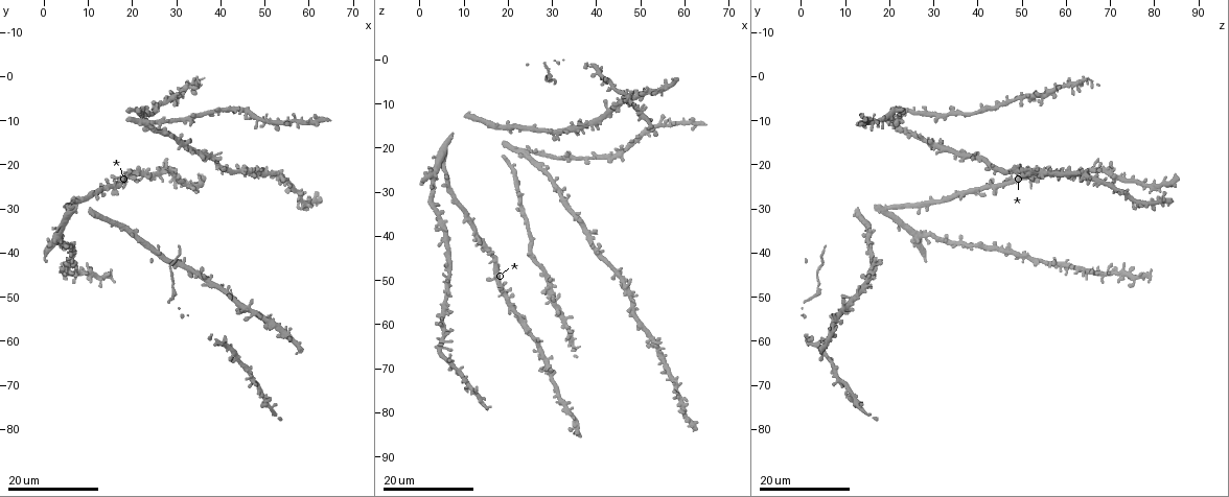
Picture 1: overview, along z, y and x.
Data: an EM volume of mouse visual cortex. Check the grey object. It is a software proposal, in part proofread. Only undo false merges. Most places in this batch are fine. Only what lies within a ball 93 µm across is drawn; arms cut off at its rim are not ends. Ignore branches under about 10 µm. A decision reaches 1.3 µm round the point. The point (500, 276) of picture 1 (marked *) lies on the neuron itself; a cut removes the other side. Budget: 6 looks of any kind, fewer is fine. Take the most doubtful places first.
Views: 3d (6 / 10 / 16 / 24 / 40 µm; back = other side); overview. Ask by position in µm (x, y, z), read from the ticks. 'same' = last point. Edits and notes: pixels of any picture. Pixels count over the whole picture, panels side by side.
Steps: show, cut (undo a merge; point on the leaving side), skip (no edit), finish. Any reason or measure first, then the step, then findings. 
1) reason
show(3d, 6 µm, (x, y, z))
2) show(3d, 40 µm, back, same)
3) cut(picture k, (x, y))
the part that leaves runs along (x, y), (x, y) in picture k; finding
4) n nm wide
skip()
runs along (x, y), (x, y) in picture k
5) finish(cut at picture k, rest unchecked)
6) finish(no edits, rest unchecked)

show(3d, 16 µm, (48.5, 22.0, 57.5))

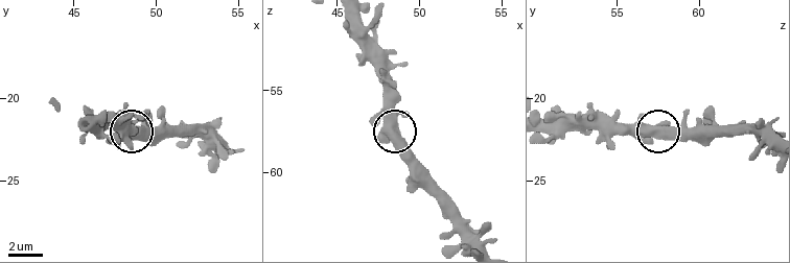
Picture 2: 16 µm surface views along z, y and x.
zoom in
show(3d, 10 µm, (48.8, 22.0, 57.8))

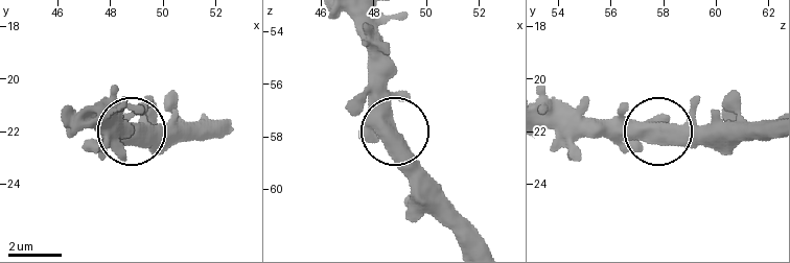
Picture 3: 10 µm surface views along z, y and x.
show(3d, 6 µm, (48.6, 22.1, 57.8))

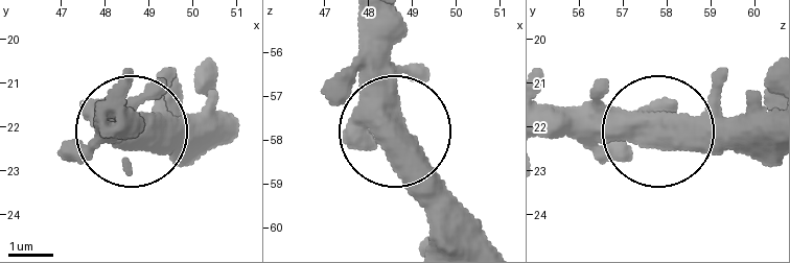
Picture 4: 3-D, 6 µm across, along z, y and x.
skip()
continuous, no second neuron

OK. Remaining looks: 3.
show(3d, 16 µm, (28.5, 20.5, 68.0))

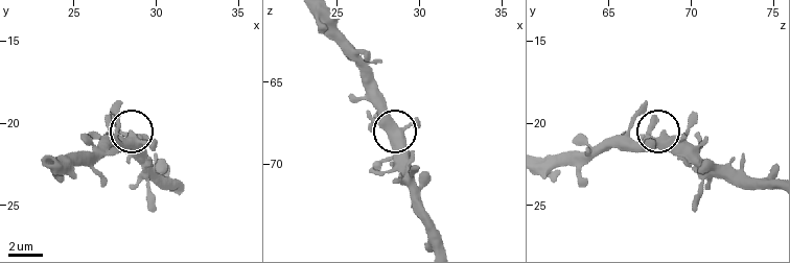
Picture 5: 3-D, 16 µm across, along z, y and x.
show(3d, 6 µm, (29.0, 21.1, 68.1))

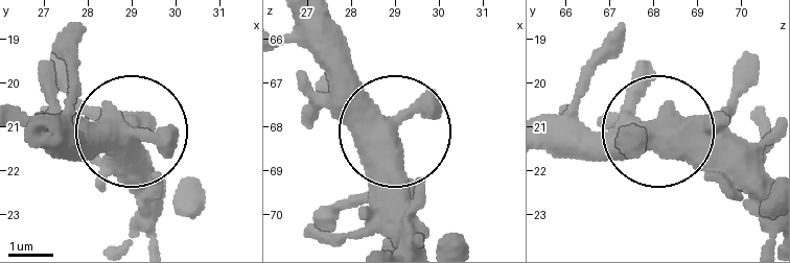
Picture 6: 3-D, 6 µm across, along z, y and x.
show(3d, 6 µm, back, (28.90, 21.15, 68.05))

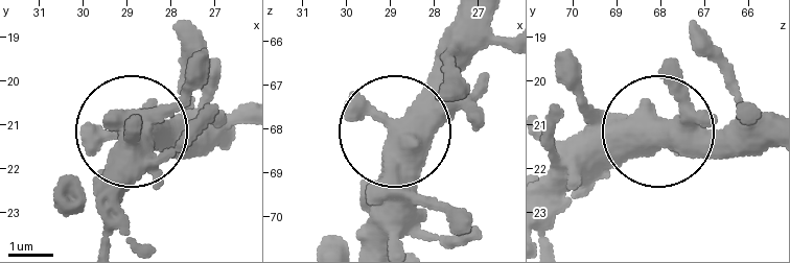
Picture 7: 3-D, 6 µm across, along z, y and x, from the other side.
side arm 22 µm
skip()
runs along (485, 26), (402, 127), (399, 240) in picture 7; one neuron here

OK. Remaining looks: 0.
finish(no edits, rest unchecked)

